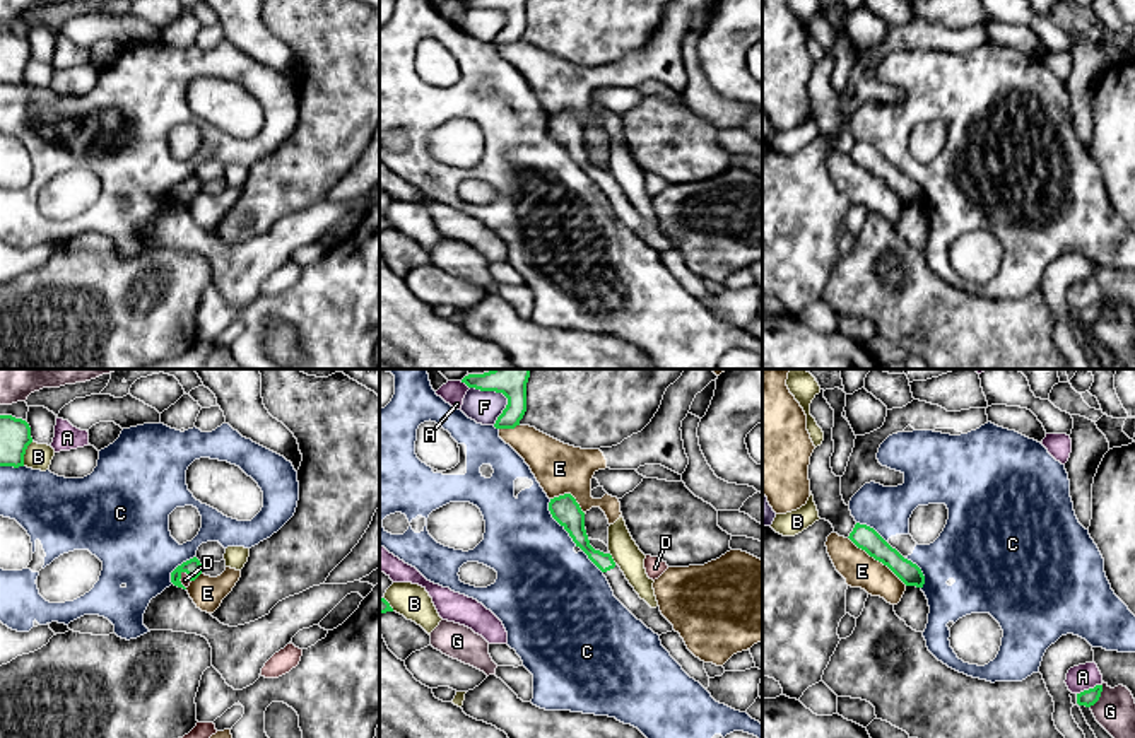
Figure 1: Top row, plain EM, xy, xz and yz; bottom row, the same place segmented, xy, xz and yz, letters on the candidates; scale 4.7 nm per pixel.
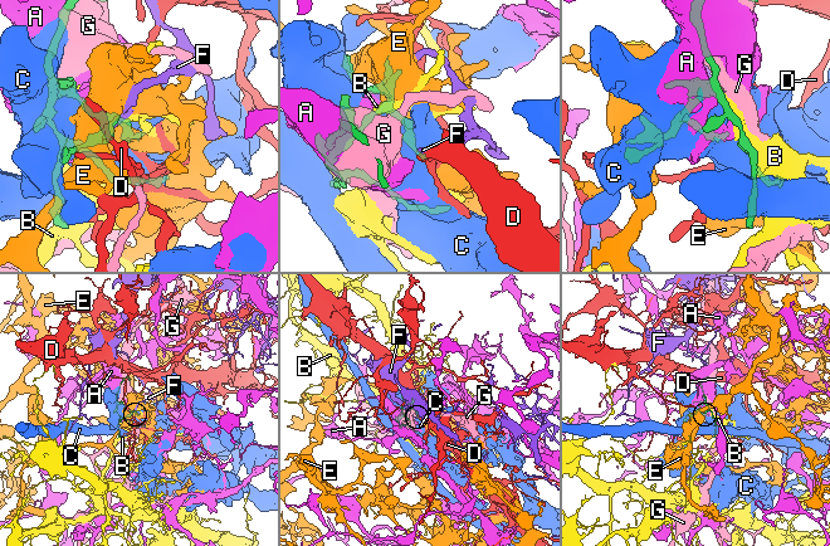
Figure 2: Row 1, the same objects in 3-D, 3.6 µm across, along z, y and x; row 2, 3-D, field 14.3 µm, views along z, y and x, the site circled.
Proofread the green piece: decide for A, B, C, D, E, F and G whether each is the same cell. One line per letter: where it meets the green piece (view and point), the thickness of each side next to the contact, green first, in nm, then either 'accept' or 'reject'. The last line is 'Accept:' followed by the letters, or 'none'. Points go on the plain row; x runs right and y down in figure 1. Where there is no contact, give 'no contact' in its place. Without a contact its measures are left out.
A: yz (1089, 306) | 80/120 nm | reject
B: xy (24, 70) | 140/130 nm | reject
C: xz (558, 139) | 140/380 nm | reject
D: xy (180, 195) | 80/50 nm | accept
E: yz (877, 176) | 110/160 nm | reject
F: xz (501, 9) | 100/160 nm | reject
G: yz (1099, 313) | 80/190 nm | reject
Accept: D

